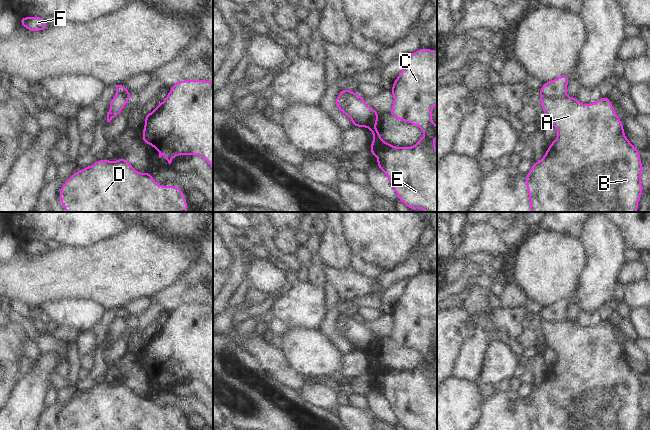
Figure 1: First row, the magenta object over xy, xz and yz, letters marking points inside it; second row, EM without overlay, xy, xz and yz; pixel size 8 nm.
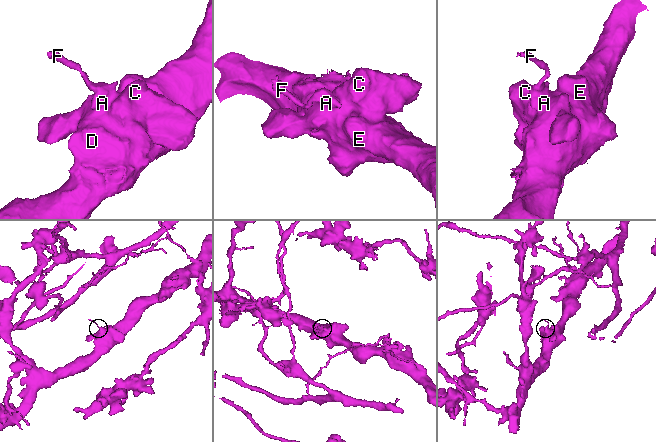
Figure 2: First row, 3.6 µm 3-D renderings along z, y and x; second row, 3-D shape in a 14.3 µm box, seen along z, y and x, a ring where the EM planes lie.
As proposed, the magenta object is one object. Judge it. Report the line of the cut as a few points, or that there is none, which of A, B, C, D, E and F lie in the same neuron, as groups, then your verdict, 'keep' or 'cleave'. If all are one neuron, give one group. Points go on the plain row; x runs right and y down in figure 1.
yz (539, 317), (549, 321), (565, 320) | A B C D E / F | cleave

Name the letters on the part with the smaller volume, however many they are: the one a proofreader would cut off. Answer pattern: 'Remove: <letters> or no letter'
Remove: F

